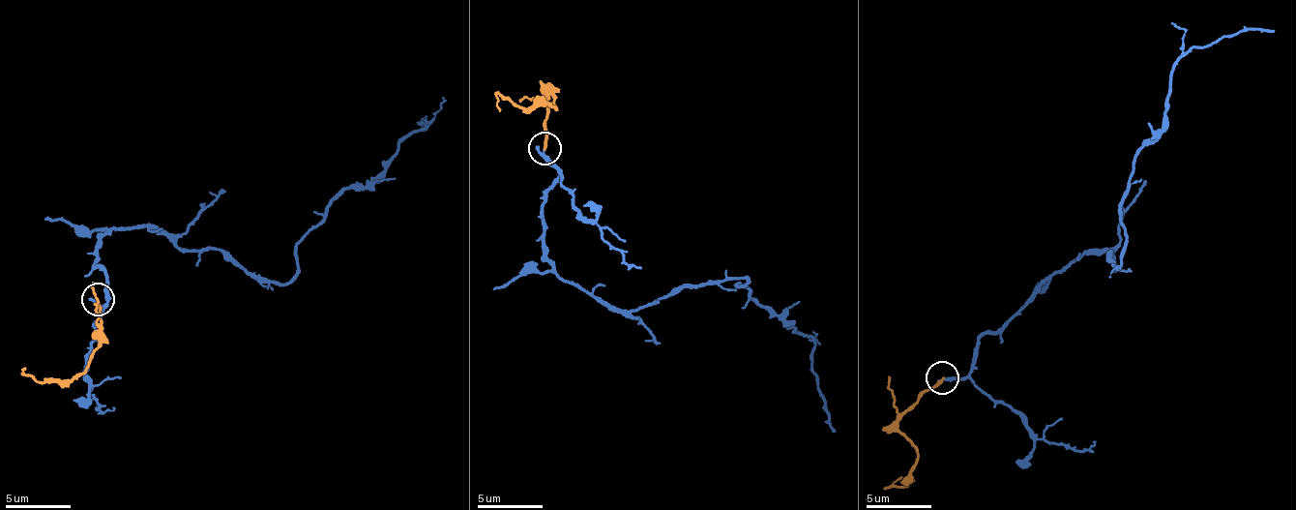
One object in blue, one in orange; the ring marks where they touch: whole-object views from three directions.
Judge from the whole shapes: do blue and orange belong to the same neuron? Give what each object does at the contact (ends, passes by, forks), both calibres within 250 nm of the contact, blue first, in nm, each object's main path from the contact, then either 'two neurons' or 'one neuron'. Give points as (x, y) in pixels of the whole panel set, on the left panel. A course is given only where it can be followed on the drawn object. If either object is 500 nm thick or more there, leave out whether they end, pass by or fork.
blue ends | orange ends | 280/220 nm | blue via (97, 300), (94, 250), (113, 229), (148, 226), (284, 284), (325, 207), (424, 129) | orange via (97, 300), (103, 327), (91, 362), (67, 380), (33, 380), (25, 368) | two neurons

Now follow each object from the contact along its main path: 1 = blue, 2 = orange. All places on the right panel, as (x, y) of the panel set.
1: (943, 378), (972, 370), (975, 344), (1082, 254), (1122, 265), (1128, 175), (1181, 57), (1273, 32)
2: (943, 378), (902, 415), (898, 428), (915, 450), (912, 475), (901, 488), (893, 485), (901, 477)

